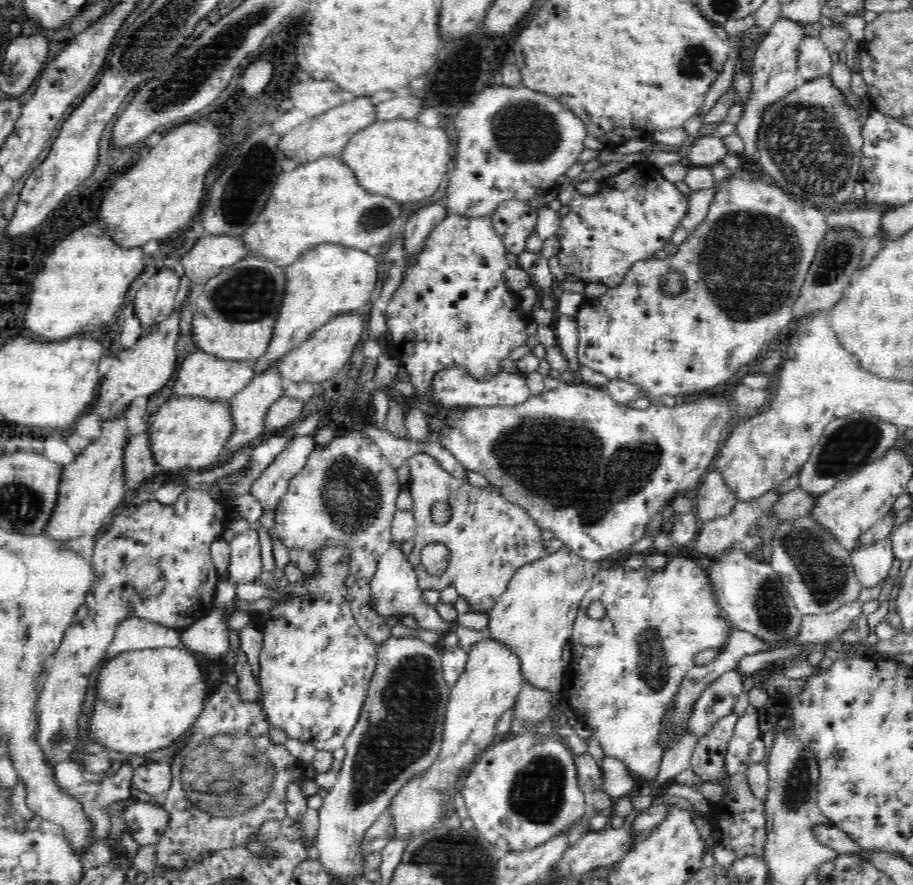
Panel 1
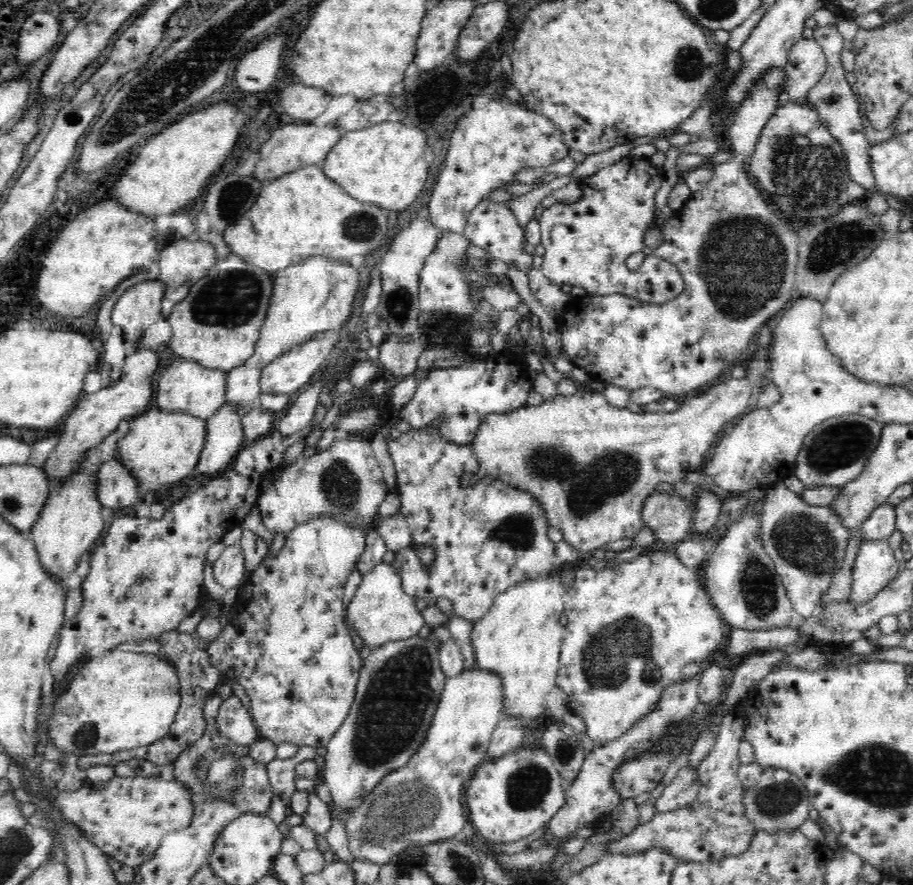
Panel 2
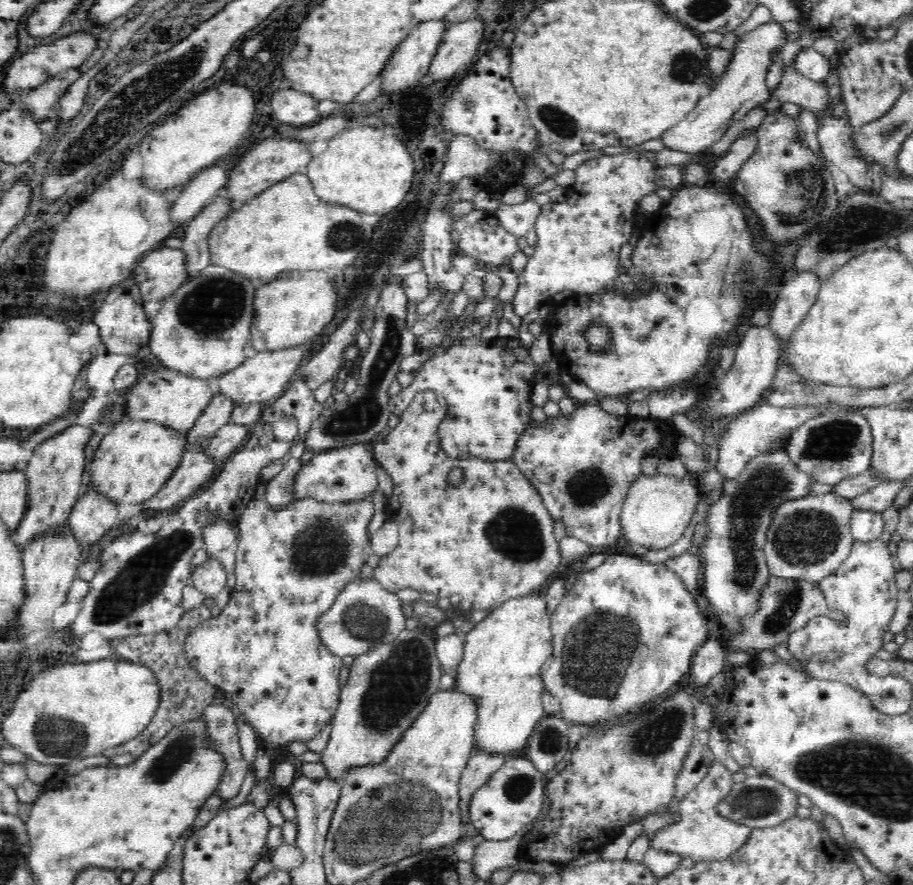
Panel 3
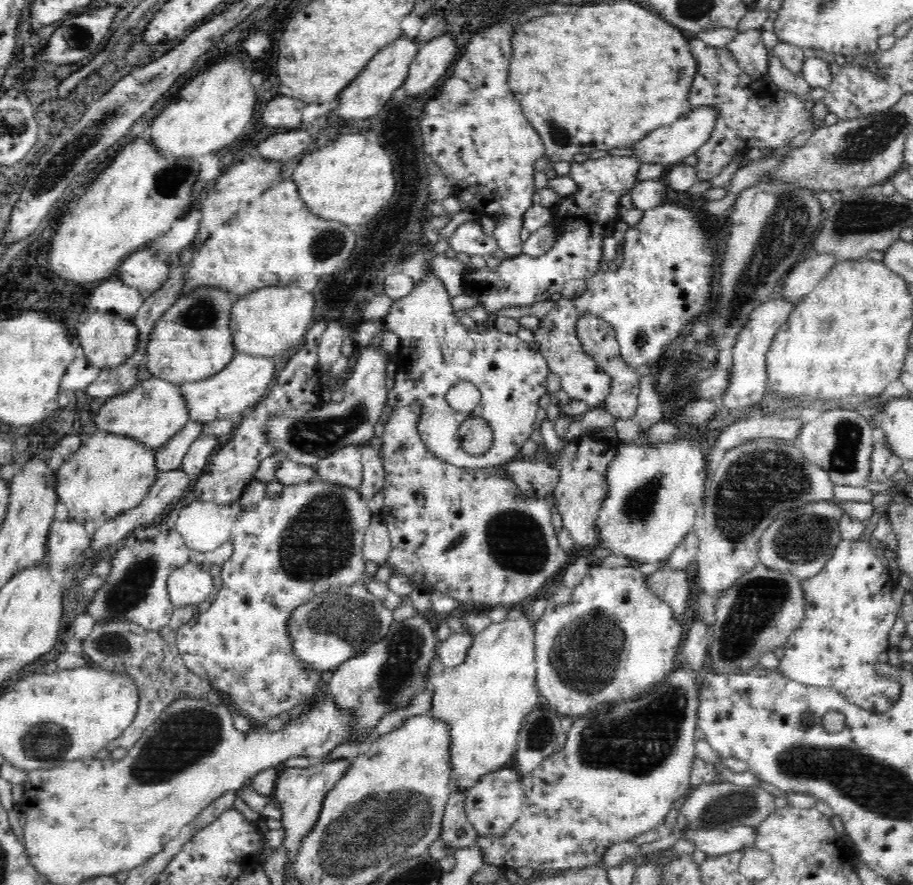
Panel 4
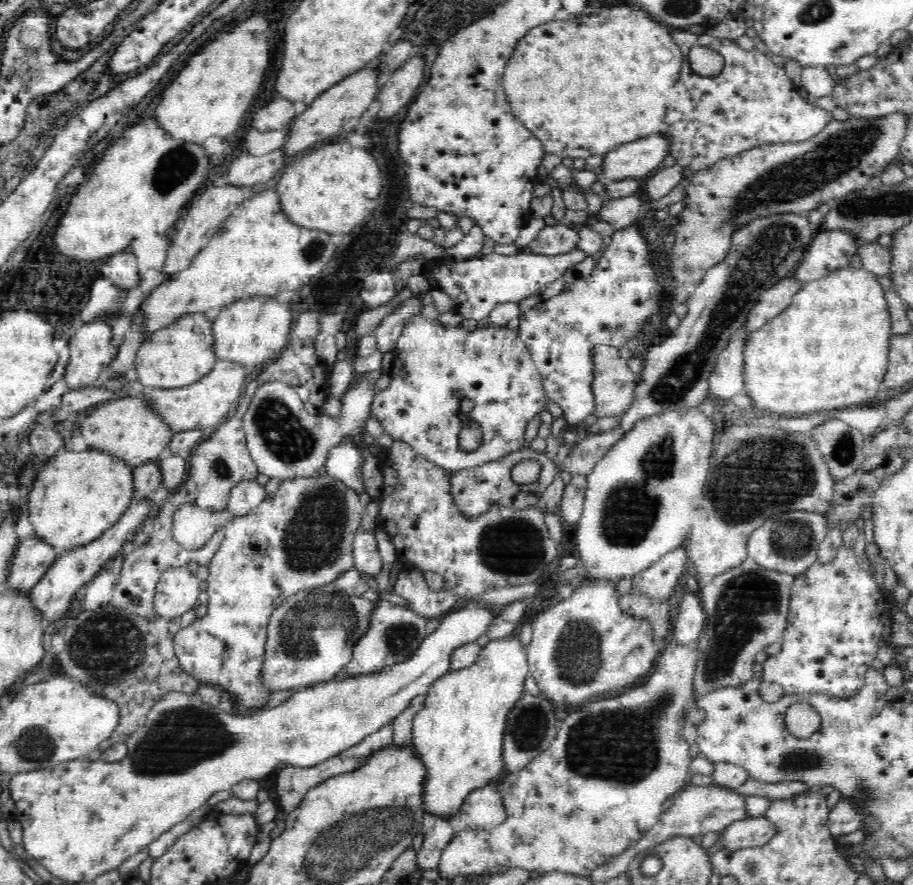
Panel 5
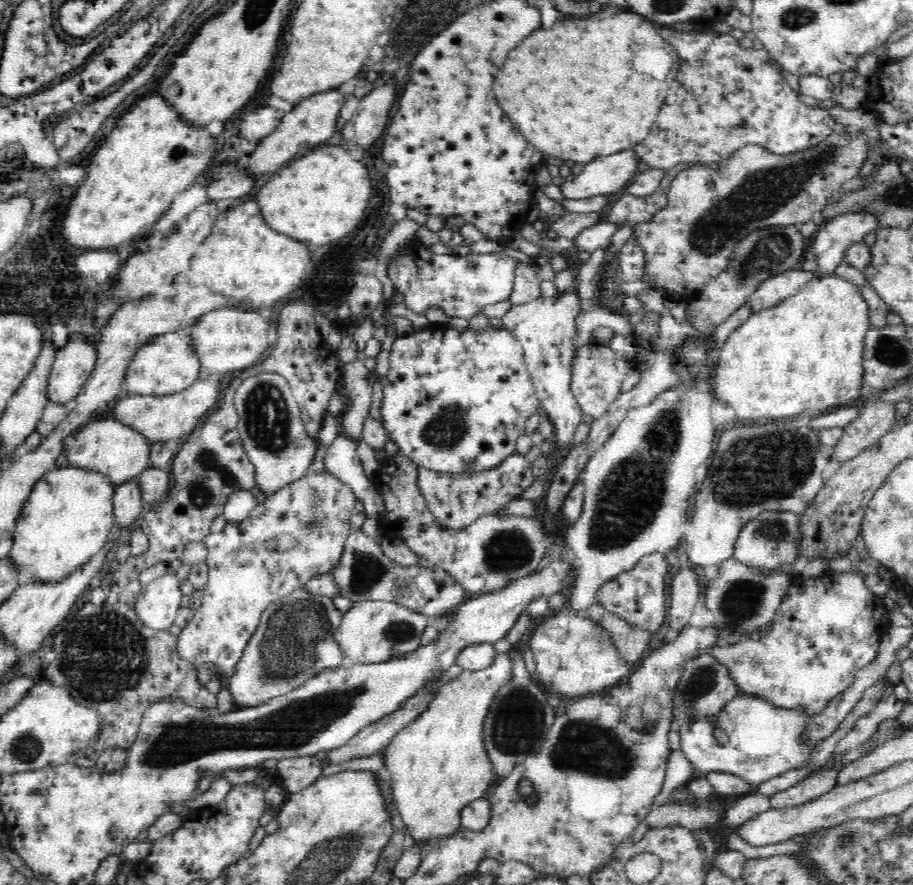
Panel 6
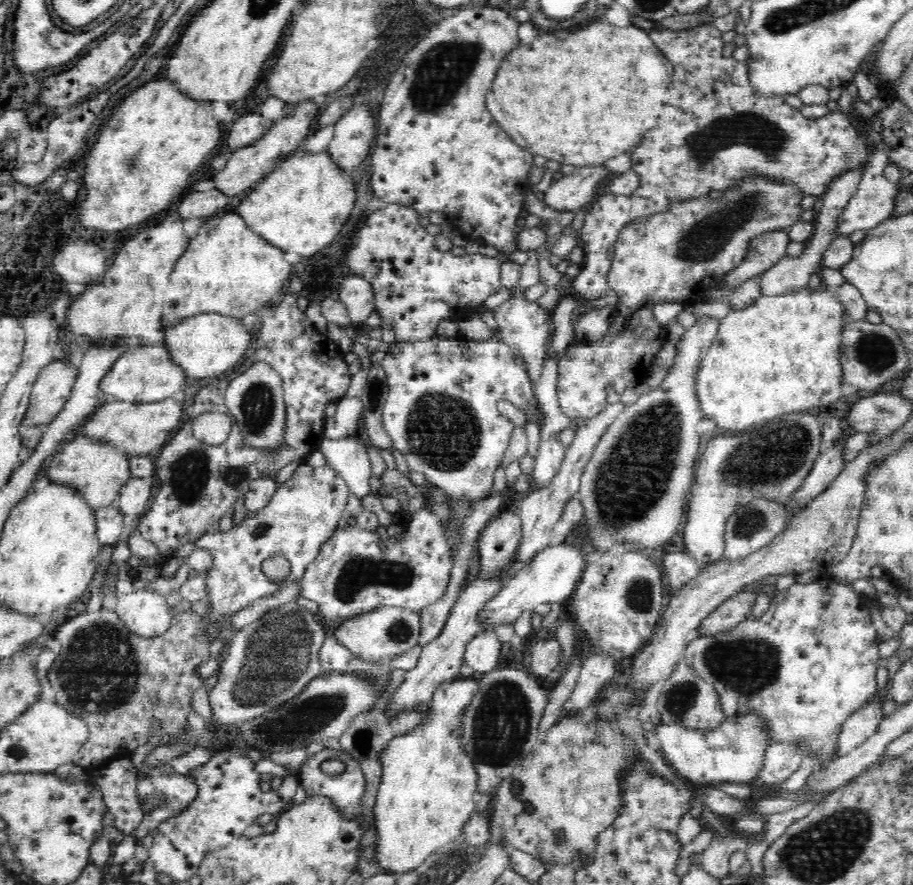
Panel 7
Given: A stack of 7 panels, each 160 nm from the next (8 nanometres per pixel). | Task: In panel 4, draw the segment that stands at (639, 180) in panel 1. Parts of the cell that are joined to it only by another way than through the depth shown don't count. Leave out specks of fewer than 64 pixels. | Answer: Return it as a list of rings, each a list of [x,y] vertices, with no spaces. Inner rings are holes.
[[[606,156],[598,159],[588,159],[583,162],[571,162],[569,177],[578,183],[578,192],[572,196],[561,198],[560,202],[551,208],[553,218],[550,226],[556,229],[560,236],[554,248],[542,256],[529,256],[524,253],[502,260],[496,268],[467,269],[461,272],[461,281],[465,288],[466,296],[474,298],[482,311],[491,319],[494,312],[502,308],[530,307],[537,302],[548,301],[554,293],[562,292],[568,279],[581,278],[586,280],[596,269],[599,269],[601,254],[600,243],[604,235],[610,235],[612,226],[617,222],[616,207],[619,205],[620,196],[626,194],[636,184],[634,175],[639,163],[629,156]]]

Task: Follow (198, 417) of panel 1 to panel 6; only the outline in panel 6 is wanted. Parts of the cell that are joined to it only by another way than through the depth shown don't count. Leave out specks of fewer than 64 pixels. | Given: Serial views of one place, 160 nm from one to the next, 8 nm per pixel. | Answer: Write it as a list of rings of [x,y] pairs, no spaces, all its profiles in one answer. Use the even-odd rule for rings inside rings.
[[[69,466],[50,469],[34,484],[15,520],[7,554],[18,584],[60,584],[100,552],[113,528],[113,488],[101,474]]]

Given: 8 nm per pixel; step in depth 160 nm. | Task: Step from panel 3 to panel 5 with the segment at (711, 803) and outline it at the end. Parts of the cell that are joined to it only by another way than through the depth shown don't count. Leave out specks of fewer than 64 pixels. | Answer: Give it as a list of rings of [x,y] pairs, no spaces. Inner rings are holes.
[[[750,817],[727,825],[720,837],[720,846],[732,852],[744,848],[759,848],[769,844],[778,834],[776,823],[766,817]]]

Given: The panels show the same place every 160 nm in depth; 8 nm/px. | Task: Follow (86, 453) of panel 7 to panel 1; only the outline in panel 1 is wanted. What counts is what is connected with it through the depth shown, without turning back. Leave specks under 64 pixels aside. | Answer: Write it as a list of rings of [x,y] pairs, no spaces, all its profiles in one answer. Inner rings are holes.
[[[193,352],[186,356],[176,372],[174,394],[178,396],[202,396],[213,402],[226,402],[243,388],[246,388],[258,375],[254,360],[223,360],[205,352]]]

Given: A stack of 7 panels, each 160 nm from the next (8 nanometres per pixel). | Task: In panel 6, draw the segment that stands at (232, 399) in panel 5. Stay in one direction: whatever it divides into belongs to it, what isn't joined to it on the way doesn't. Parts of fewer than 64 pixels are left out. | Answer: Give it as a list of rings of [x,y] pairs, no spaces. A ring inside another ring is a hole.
[[[198,378],[193,386],[168,396],[122,395],[106,413],[113,422],[143,436],[152,447],[169,442],[177,444],[189,435],[198,423],[206,419],[208,412],[212,412],[218,400],[218,387],[221,387],[219,379]]]

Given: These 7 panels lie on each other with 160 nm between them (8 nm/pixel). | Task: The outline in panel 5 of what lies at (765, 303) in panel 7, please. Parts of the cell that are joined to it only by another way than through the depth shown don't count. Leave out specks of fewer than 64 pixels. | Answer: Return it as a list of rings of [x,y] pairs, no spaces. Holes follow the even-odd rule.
[[[848,266],[829,272],[822,278],[806,281],[803,283],[801,290],[795,294],[790,306],[774,316],[772,320],[766,321],[758,330],[747,334],[747,340],[743,344],[742,350],[742,376],[743,388],[751,400],[752,406],[758,412],[774,412],[774,414],[810,414],[810,412],[822,412],[822,410],[840,410],[848,408],[855,404],[870,401],[876,397],[882,389],[881,380],[886,372],[886,362],[888,362],[888,338],[892,336],[890,331],[890,319],[886,311],[886,301],[884,301],[884,289],[877,280],[877,275],[864,270],[863,268],[854,268]]]

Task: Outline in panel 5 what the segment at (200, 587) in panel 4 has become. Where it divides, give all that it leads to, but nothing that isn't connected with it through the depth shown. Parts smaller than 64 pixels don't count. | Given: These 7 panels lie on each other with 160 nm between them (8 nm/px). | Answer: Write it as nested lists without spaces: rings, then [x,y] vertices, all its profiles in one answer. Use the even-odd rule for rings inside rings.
[[[188,567],[170,568],[164,571],[155,584],[152,610],[158,618],[175,620],[188,609],[197,608],[201,592],[199,580]]]

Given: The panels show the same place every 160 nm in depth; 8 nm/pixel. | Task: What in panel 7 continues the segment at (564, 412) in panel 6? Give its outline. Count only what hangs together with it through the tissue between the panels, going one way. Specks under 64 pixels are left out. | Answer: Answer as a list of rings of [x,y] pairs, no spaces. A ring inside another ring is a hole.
[[[521,296],[510,298],[504,304],[500,304],[493,312],[494,319],[498,323],[497,330],[502,336],[503,343],[519,351],[519,357],[524,361],[527,374],[532,384],[538,384],[542,375],[545,361],[549,356],[549,343],[553,337],[551,325],[551,312],[538,309],[538,302],[528,303]],[[557,438],[542,440],[539,450],[534,453],[534,469],[531,472],[532,487],[542,489],[548,486],[551,478],[558,472],[565,455],[564,447]]]

